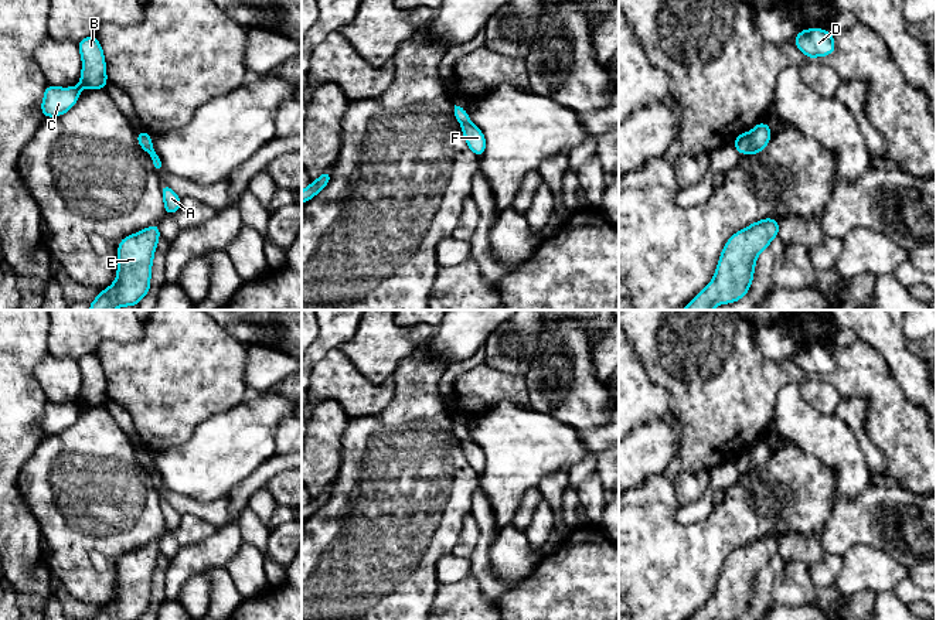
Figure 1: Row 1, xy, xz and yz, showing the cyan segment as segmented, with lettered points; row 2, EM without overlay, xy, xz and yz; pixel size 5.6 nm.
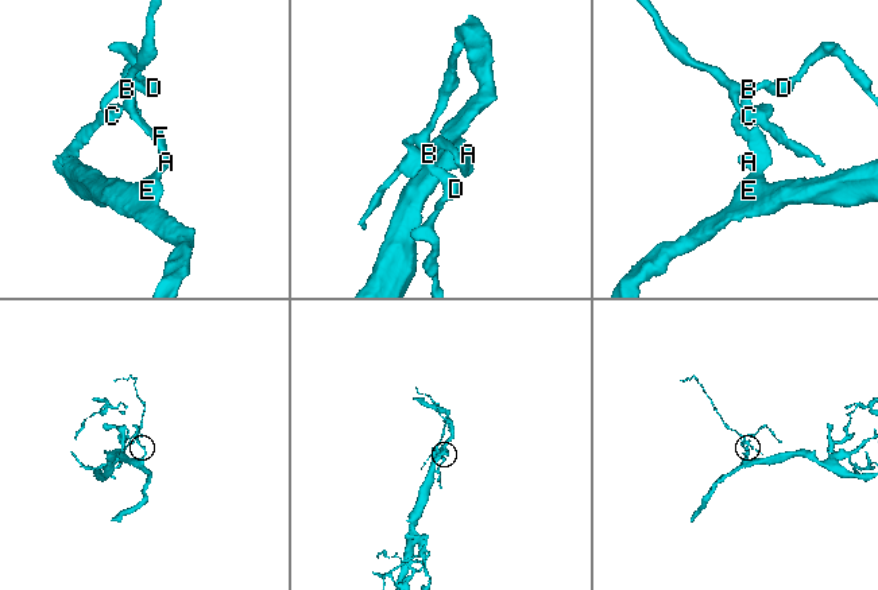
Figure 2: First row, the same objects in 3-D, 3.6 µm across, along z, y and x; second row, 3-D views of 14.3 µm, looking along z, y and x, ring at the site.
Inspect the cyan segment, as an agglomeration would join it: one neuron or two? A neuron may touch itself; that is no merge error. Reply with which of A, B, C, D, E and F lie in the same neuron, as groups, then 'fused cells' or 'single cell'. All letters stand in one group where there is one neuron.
groups A E F / B C D; fused cells

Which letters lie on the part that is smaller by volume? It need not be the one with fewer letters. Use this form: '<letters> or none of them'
B, C, D

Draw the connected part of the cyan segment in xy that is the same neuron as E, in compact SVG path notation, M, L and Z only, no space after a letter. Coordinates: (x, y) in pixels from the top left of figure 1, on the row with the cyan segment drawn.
M153 224L119 242L116 280L106 290L99 292L89 310L137 306L150 289L152 263L159 238L159 224Z

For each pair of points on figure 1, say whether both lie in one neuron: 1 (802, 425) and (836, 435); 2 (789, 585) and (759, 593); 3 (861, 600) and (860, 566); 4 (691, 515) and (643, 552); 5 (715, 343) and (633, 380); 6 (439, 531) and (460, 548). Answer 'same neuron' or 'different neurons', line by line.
1: same neuron
2: different neurons
3: different neurons
4: different neurons
5: different neurons
6: different neurons

